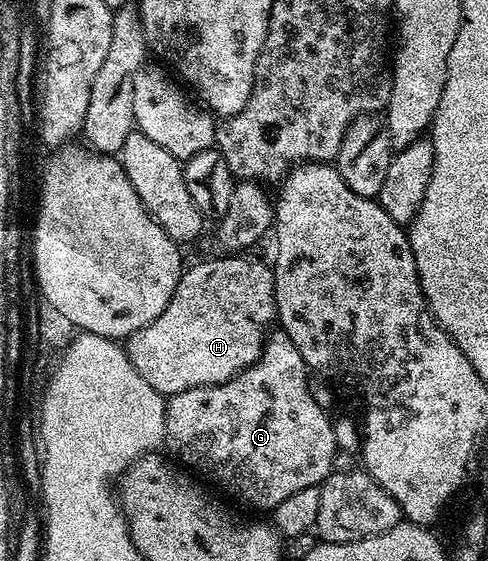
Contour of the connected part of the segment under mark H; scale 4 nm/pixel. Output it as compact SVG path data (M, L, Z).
M220 256L208 258L205 262L196 262L185 269L180 283L170 296L170 304L162 311L158 320L150 320L146 328L134 332L126 339L126 353L130 364L154 388L154 392L171 396L186 392L190 388L217 386L234 376L238 376L247 366L254 365L264 350L268 325L277 321L276 289L271 265L259 262L250 256Z

